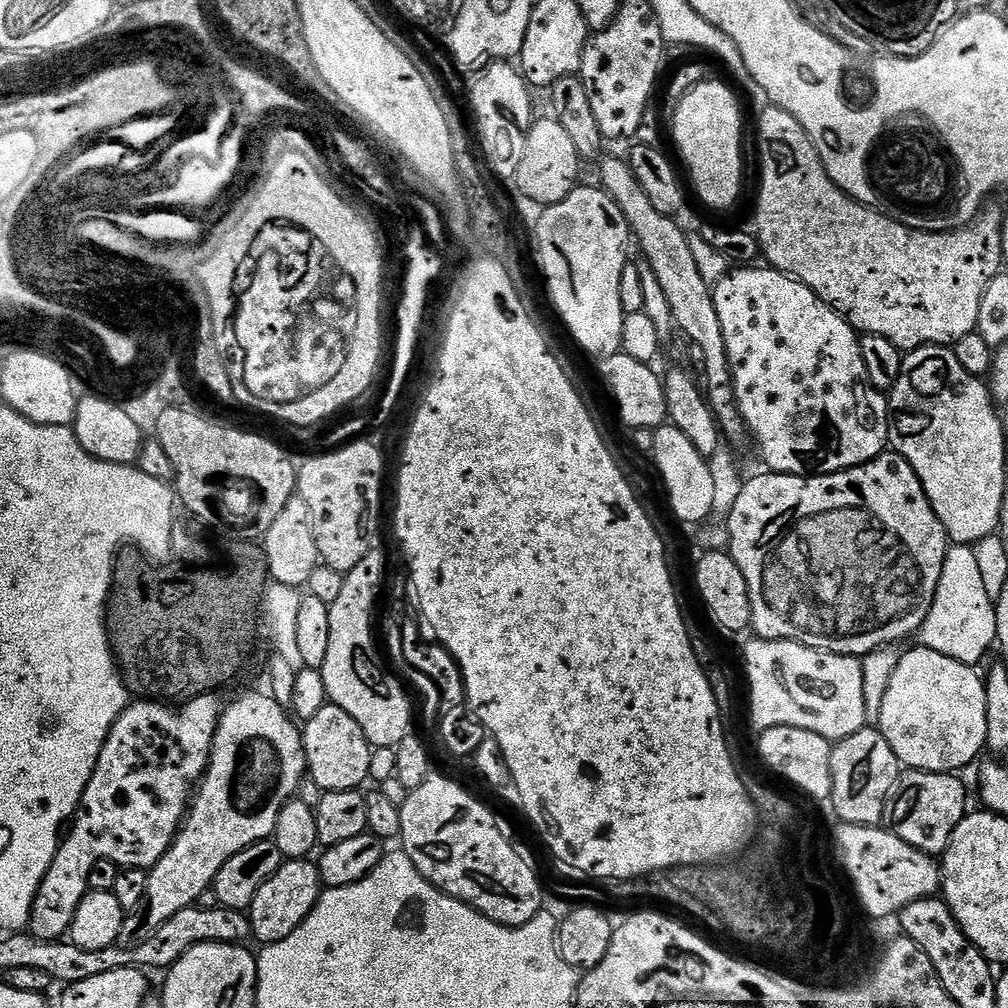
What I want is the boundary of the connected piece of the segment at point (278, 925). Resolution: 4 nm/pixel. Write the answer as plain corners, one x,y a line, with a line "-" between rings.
311,859
285,860
284,865
262,885
262,890
254,894
254,902
247,909
248,921
252,923
252,936
257,940
257,945
282,942
286,934
294,934
310,910
314,910
321,891
320,869

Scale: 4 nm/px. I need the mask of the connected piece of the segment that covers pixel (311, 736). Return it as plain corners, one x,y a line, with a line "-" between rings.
327,703
306,722
304,754
306,772
314,783
320,784
321,791
359,789
368,780
372,747
358,722
346,710
334,703

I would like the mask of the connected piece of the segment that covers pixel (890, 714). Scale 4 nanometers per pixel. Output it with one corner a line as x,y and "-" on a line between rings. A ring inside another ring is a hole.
915,647
901,655
886,686
878,730
905,769
959,773
959,768
977,763
976,755
985,751
988,742
984,680
971,664

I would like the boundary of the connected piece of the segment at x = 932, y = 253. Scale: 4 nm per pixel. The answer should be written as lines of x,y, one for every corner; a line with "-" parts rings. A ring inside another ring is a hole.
775,106
765,107
761,112
764,113
760,116
760,197
756,200
754,235
760,245
763,259
768,259
765,261
777,272
785,272
787,276
801,280
810,290
814,290
814,294
823,298
848,325
856,329
857,333
886,338
892,345
899,348
901,353
907,354
916,348
924,348
928,344
952,346
955,345
958,338
966,338
966,334
977,331
982,310
982,298
986,294
990,282
996,276
1001,275
1003,268
1000,267
1006,260
1000,233
1006,226
1003,210
998,205
989,203
968,227
957,228
954,232
923,232
917,228
908,228
902,222
885,216
883,212
878,212
866,204
859,204
853,196
848,196
843,192
830,178
814,142
808,137
806,130
798,122
798,118
786,114
786,110

